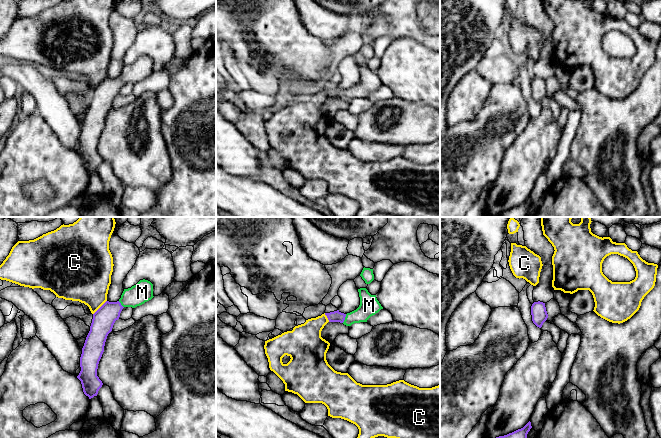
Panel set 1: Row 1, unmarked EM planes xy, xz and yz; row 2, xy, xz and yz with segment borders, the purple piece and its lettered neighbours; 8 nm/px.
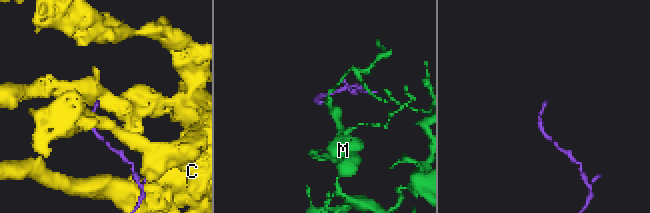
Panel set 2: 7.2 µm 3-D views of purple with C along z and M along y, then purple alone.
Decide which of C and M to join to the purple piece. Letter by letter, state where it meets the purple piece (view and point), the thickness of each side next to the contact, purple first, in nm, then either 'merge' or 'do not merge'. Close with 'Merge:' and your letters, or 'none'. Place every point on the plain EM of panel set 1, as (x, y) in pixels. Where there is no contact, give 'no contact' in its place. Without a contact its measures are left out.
C: contact xy (100, 83); calibres 180 and 360 nm; do not merge
M: contact xz (344, 94); calibres 90 and 160 nm; merge
Merge: M

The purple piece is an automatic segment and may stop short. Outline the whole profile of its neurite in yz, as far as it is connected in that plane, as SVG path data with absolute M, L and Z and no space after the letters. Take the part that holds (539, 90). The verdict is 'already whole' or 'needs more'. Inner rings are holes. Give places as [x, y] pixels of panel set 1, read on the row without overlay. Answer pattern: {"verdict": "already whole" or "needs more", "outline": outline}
{"verdict": "already whole", "outline": "M534 78L531 82L531 91L533 99L541 104L543 99L547 96L548 90L546 87L545 79L543 78Z"}

